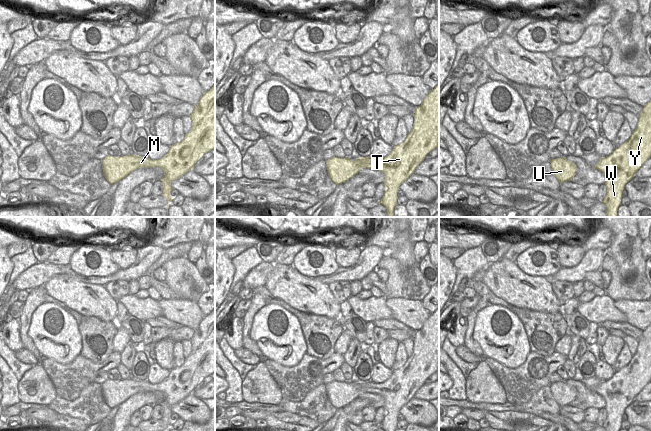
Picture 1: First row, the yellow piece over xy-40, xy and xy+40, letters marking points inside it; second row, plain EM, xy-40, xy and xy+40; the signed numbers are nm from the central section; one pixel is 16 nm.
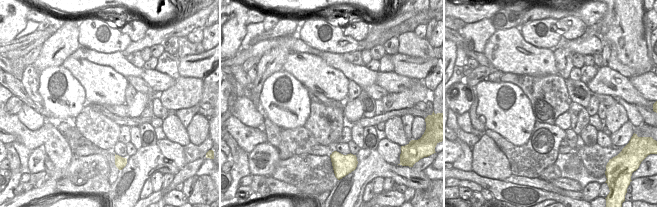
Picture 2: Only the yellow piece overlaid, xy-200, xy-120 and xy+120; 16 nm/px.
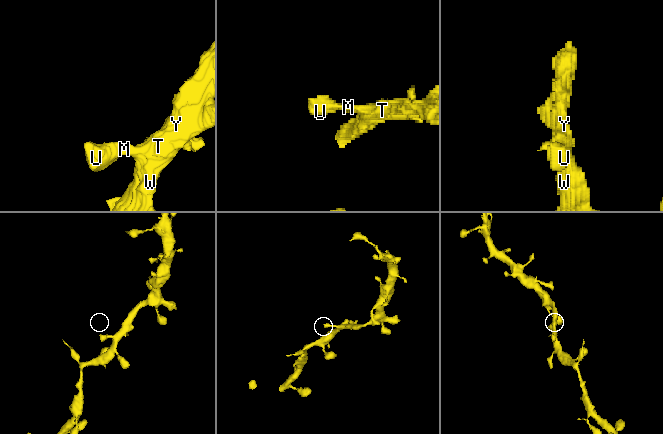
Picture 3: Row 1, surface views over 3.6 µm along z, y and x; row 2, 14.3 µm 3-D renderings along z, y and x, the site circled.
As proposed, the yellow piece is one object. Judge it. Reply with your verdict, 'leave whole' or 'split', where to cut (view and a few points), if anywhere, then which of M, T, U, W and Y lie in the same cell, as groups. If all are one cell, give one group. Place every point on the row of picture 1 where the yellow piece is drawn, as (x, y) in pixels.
leave whole | no cut | M T U W Y

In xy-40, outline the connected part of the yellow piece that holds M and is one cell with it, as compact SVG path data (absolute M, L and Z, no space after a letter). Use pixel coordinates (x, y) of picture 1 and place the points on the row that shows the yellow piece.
M215 84L204 92L190 117L190 131L180 143L170 146L169 152L158 160L136 155L106 156L101 160L106 180L112 185L138 168L159 167L164 172L160 180L163 184L161 195L169 201L164 207L168 208L172 201L171 183L192 170L205 153L215 148Z

